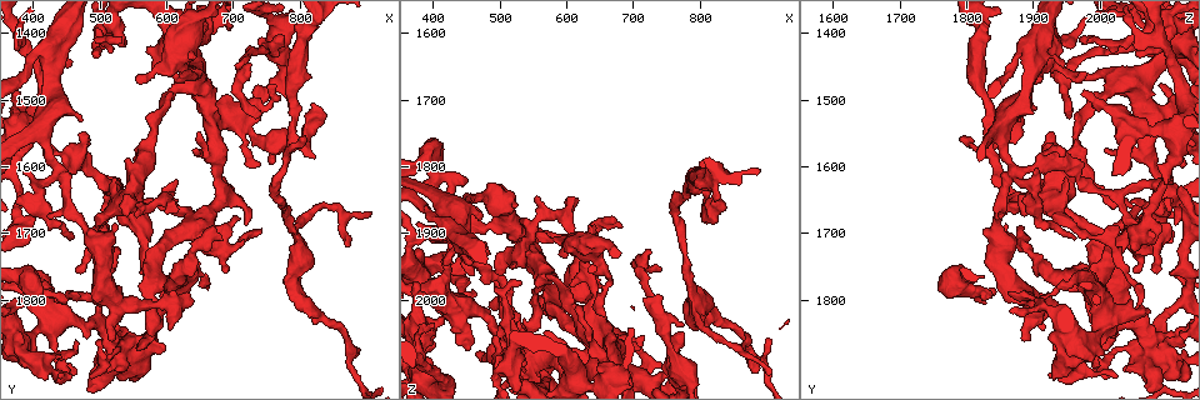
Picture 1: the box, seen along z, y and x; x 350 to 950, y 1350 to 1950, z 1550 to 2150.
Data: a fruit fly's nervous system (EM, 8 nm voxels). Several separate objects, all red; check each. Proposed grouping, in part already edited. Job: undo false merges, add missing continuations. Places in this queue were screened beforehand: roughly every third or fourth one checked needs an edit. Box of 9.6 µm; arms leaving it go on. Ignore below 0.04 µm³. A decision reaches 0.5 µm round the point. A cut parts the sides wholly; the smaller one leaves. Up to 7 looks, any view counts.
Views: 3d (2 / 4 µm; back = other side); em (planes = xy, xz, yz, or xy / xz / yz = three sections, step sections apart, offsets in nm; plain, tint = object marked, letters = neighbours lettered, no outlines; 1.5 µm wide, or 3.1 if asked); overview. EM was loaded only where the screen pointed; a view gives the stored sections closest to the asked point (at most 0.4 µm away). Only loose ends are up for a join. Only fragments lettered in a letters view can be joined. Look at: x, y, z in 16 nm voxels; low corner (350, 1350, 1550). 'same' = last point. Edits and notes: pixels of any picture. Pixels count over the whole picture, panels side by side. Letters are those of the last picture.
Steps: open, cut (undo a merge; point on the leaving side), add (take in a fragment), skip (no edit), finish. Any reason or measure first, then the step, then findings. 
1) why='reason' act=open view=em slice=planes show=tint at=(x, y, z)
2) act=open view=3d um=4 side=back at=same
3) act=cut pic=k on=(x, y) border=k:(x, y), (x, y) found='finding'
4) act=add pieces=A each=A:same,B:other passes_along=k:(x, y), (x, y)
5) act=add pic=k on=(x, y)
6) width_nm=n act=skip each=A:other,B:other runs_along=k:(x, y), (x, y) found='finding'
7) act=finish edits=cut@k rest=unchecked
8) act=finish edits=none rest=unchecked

why='an open end' act=open view=em slice=yz step=4 show=letters at=(680, 1710, 1890)

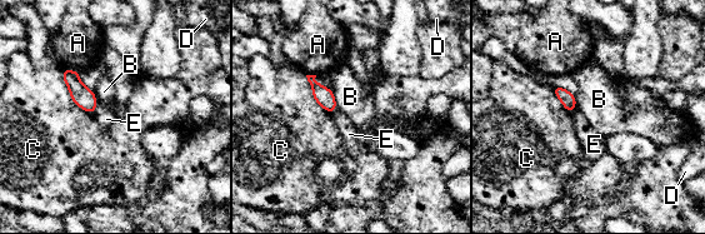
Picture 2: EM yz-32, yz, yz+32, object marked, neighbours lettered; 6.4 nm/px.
act=skip each=A:other,B:other,C:other,D:other,E:other border=2:(99, 104), (91, 114) found='none of them fits'

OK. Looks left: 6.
act=open view=3d um=2 at=(465, 1755, 2080)

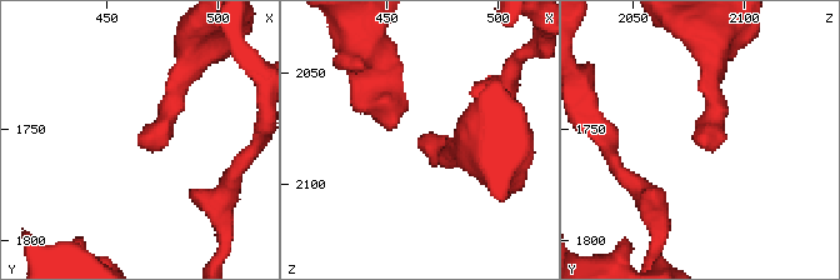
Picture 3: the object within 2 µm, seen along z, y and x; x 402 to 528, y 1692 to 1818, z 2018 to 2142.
why='now the EM' act=open view=em slice=planes show=letters at=(465, 1756, 2079)

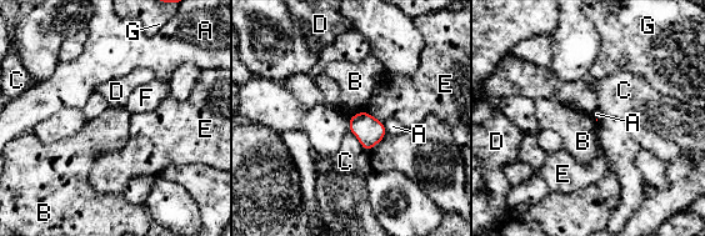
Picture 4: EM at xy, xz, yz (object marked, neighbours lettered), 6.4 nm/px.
longest_contact=C:170nm act=skip each=A:other,B:other,C:other,D:other,E:other,F:other,G:other border=4:(363, 110), (350, 118) found='none of them fits'

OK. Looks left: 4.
why='branch stops here' act=open view=3d um=4 at=(900, 1665, 2110)

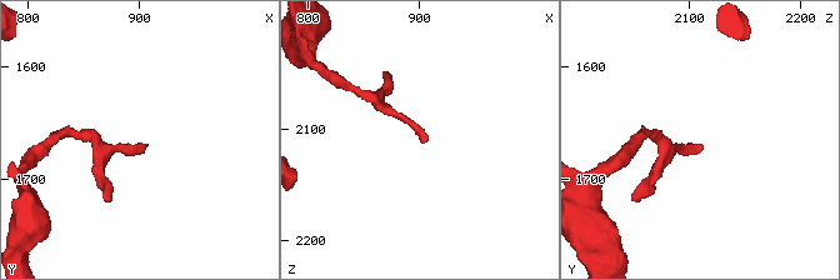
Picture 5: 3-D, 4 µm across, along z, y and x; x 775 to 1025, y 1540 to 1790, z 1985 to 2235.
why='now the EM' act=open view=em slice=planes show=letters at=(902, 1670, 2114)

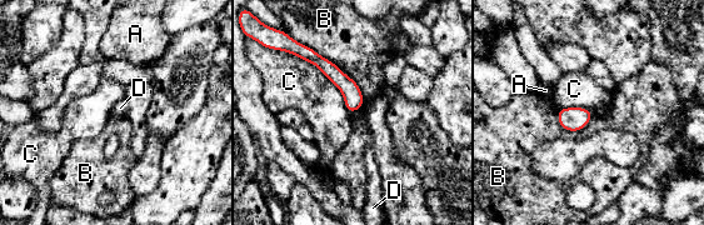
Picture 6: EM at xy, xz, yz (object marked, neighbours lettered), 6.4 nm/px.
width_nm=130 act=skip each=A:other,B:other,C:other,D:other border=6:(289, 53), (314, 64), (352, 113) found='no lettered fragment goes on from it'

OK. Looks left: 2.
act=finish edits=none rest=unchecked

